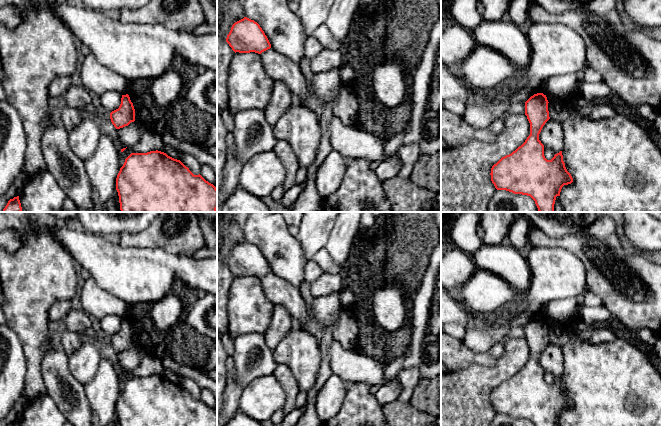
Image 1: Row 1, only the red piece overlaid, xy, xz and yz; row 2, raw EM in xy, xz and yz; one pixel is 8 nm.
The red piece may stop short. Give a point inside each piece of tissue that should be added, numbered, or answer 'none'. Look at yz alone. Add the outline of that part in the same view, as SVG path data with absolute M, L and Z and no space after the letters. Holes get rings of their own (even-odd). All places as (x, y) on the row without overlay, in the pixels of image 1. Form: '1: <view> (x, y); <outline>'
none

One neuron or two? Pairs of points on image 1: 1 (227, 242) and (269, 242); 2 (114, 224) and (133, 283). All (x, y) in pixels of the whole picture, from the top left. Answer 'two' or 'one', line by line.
1: two
2: two

